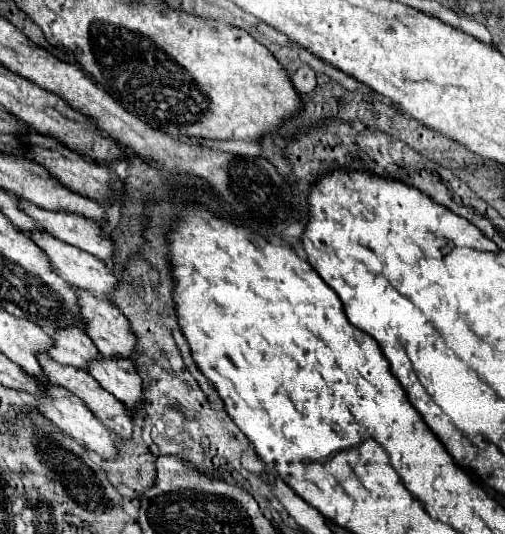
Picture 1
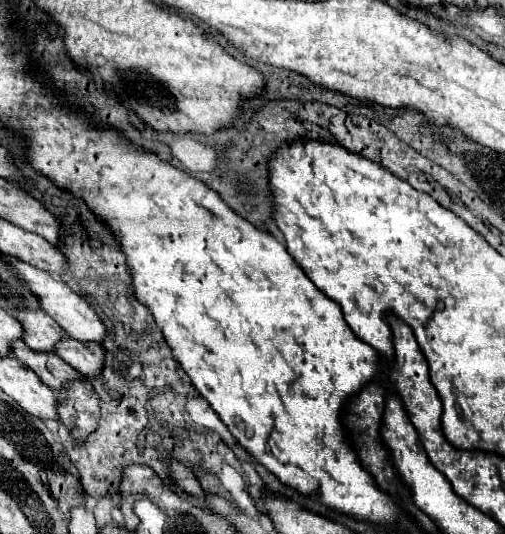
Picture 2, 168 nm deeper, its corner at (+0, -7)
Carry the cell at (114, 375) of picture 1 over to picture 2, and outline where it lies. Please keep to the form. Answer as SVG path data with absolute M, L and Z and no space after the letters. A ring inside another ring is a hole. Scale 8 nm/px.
M63 336L55 344L55 352L83 376L93 378L97 372L101 372L105 350L95 342L81 342L71 336Z

